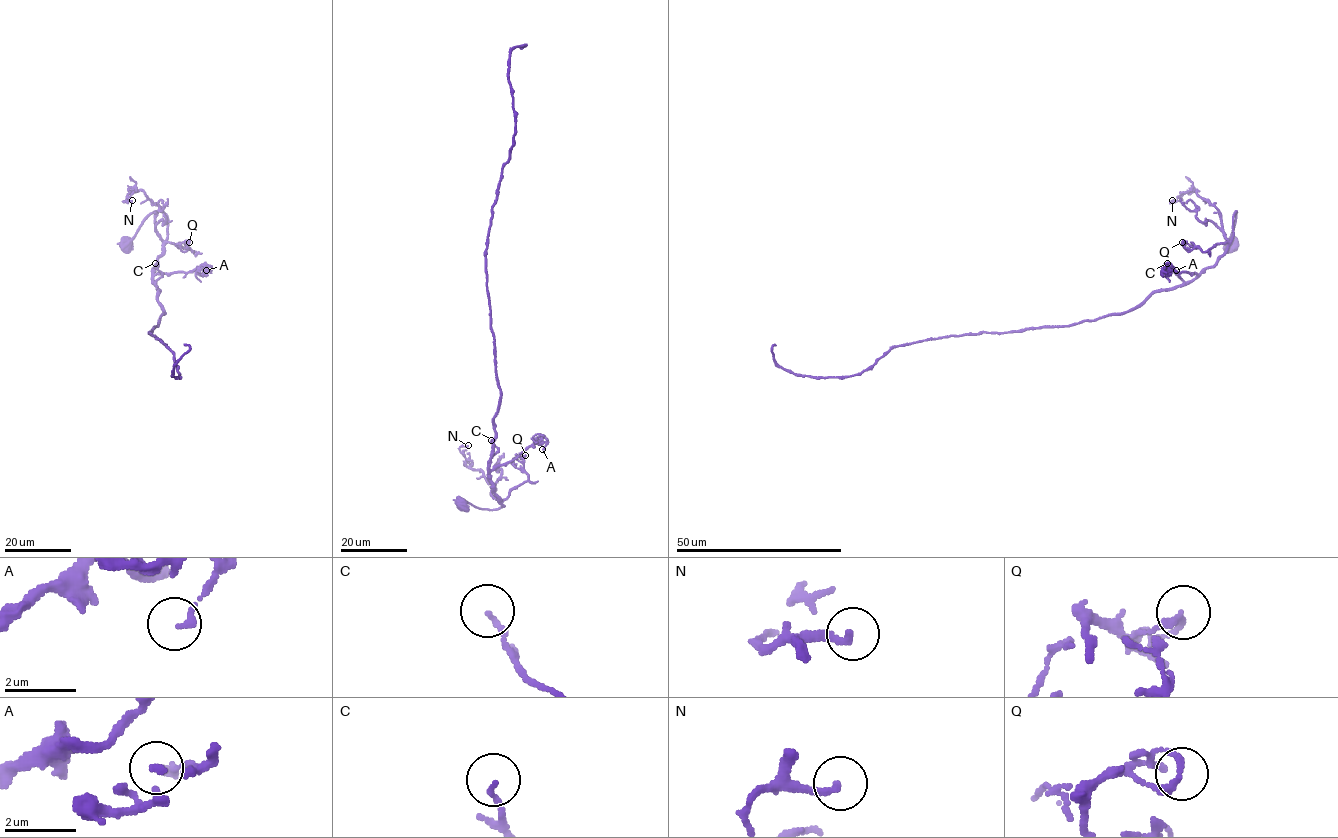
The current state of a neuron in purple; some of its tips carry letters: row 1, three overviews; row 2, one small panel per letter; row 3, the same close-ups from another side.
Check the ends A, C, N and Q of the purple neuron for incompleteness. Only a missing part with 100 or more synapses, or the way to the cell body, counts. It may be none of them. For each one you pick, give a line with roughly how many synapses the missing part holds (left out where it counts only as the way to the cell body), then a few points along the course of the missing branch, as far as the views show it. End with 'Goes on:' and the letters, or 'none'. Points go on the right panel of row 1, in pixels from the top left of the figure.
Goes on: none

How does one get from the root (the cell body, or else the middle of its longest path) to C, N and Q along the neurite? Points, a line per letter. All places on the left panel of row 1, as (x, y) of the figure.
C: (128, 245), (149, 215), (162, 211), (167, 218), (168, 238), (154, 268), (154, 282), (162, 275), (155, 263)
N: (128, 245), (156, 211), (167, 218), (168, 238), (156, 230), (159, 207), (134, 187), (123, 201), (132, 200)
Q: (128, 245), (141, 223), (156, 211), (167, 218), (166, 242), (192, 251), (180, 247), (189, 242)

